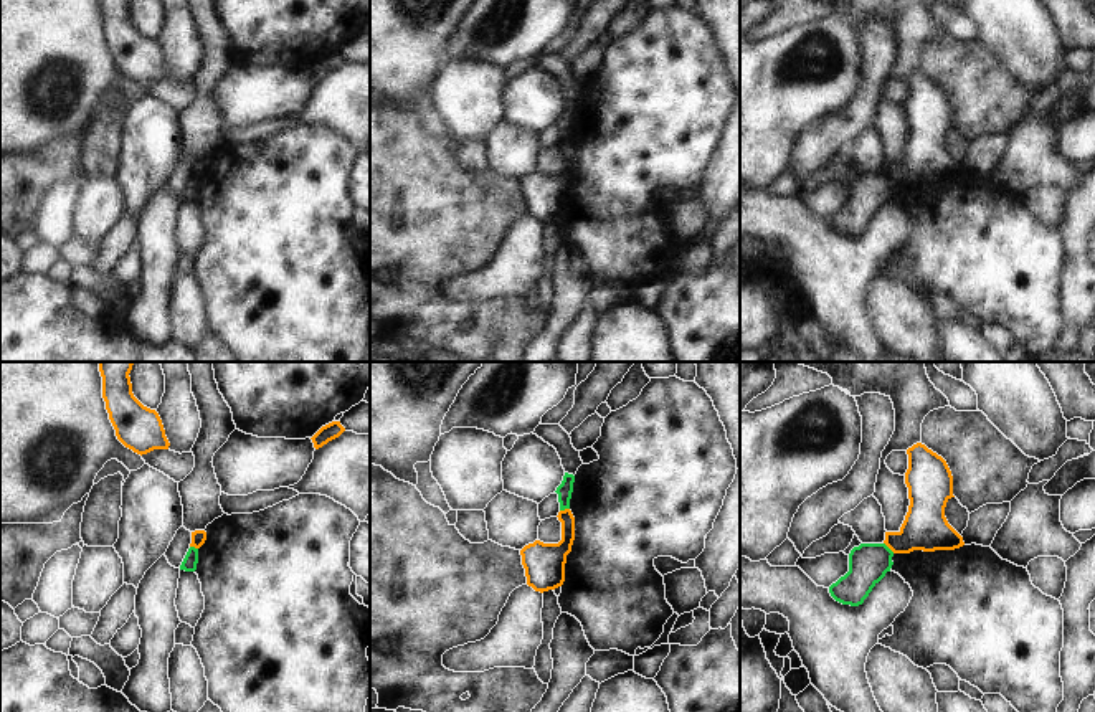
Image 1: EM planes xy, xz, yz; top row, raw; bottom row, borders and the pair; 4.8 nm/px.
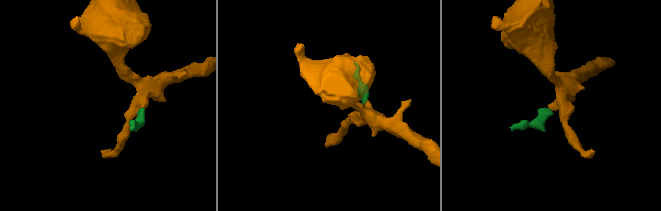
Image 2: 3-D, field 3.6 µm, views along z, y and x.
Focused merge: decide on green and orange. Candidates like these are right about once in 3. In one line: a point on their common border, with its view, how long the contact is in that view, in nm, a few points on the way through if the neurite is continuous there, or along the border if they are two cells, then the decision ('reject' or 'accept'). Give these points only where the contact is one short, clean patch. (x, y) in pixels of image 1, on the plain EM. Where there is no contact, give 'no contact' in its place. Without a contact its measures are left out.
yz (887, 177) | 80 nm | along yz (884, 172), (894, 182) | reject

